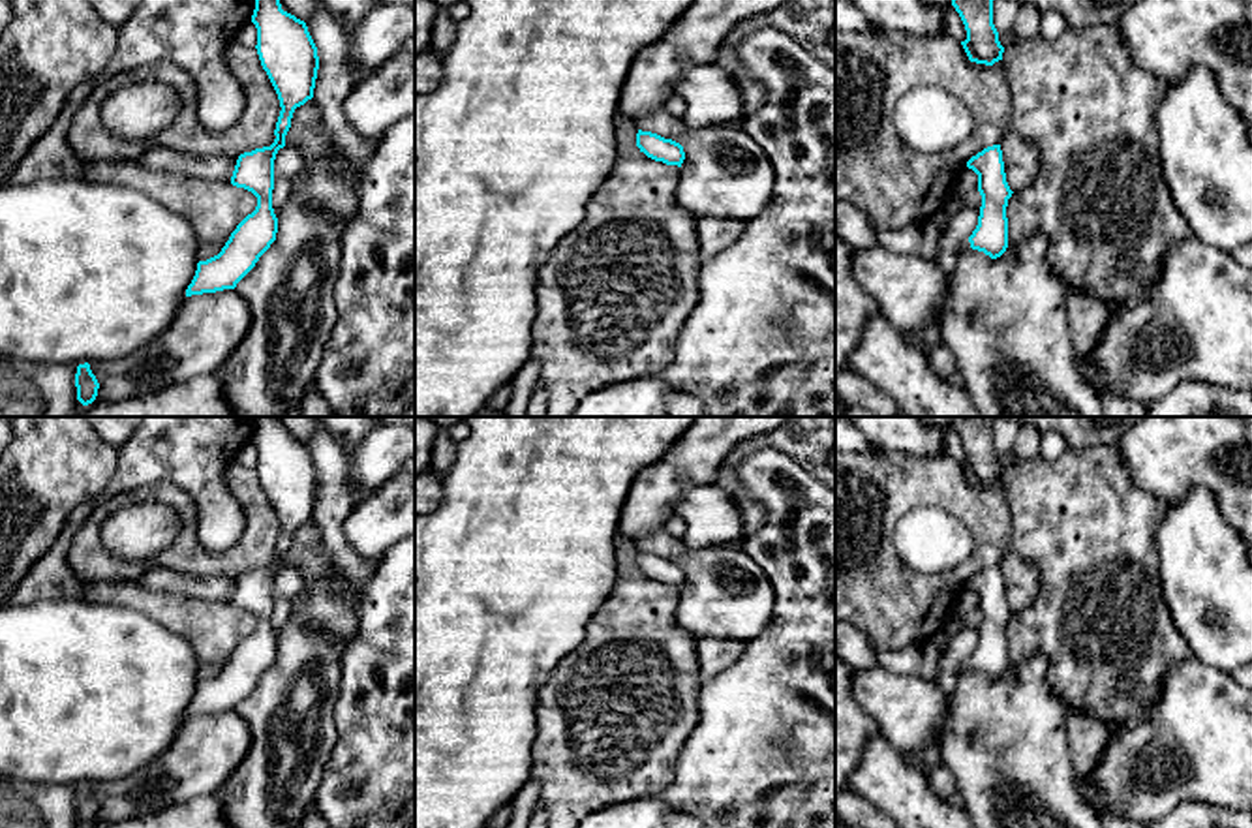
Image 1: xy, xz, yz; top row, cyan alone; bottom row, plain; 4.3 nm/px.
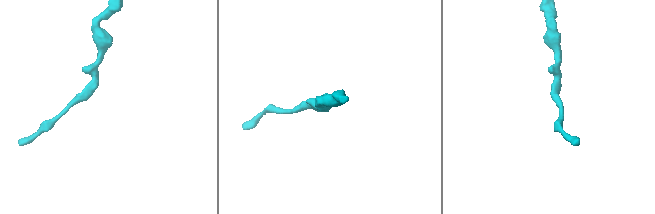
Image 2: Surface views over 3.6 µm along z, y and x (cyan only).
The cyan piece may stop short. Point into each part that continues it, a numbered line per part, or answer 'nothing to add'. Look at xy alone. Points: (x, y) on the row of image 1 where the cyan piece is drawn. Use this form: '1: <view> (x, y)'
nothing to add

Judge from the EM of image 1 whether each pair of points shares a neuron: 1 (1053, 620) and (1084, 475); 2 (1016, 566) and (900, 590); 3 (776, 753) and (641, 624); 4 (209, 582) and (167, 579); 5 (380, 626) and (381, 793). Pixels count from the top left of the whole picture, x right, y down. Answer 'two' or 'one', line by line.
1: one
2: two
3: two
4: one
5: one

